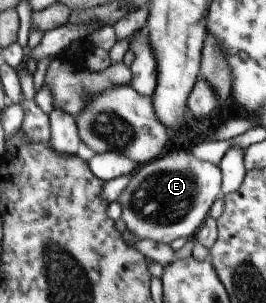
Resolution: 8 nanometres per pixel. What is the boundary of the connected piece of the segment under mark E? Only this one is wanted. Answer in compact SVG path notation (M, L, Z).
M176 150L136 166L130 172L130 182L114 202L121 207L118 219L137 240L170 244L176 238L192 239L214 200L222 196L218 165L194 158L189 150Z

